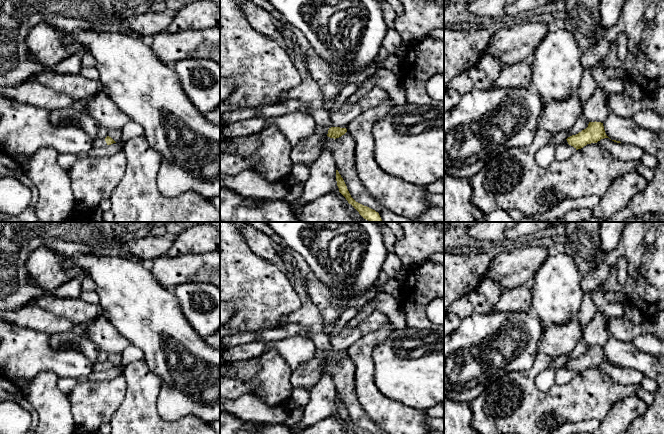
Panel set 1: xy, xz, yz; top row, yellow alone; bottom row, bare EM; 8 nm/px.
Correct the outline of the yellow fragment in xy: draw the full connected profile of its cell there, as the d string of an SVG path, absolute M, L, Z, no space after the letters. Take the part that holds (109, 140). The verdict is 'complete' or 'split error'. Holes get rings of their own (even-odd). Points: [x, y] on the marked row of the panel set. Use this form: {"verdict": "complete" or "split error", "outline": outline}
{"verdict": "split error", "outline": "M107 136L106 138L95 138L93 140L93 146L94 147L105 147L107 145L111 145L113 143L116 143L111 137Z"}

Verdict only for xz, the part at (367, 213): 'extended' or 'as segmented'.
as segmented

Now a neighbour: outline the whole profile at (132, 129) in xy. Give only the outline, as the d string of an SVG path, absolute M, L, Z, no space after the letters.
M129 120L129 122L122 129L122 141L124 142L141 135L144 135L143 127L133 120Z

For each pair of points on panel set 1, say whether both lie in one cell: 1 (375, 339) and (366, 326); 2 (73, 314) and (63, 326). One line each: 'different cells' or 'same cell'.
1: different cells
2: different cells

